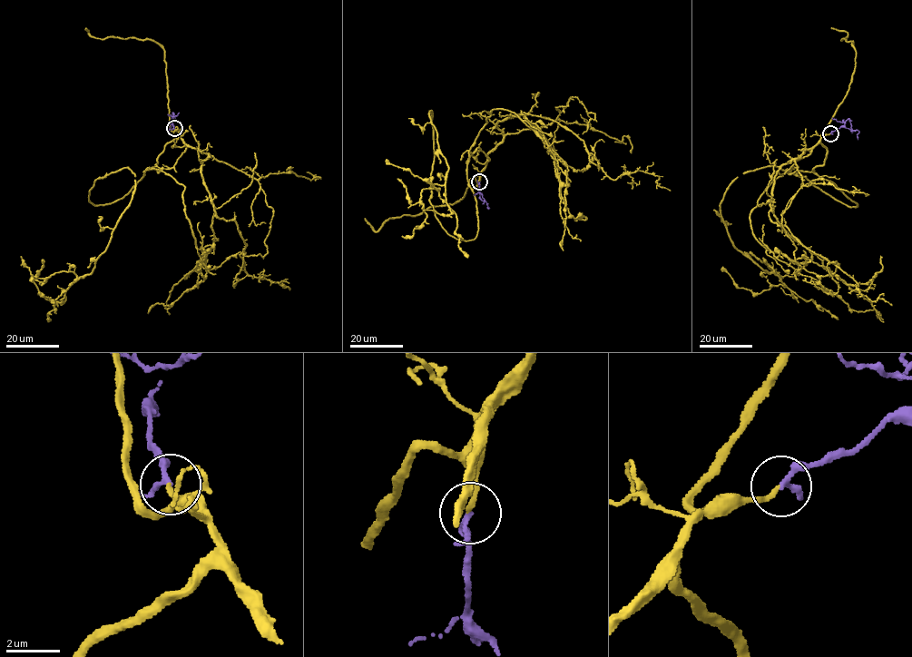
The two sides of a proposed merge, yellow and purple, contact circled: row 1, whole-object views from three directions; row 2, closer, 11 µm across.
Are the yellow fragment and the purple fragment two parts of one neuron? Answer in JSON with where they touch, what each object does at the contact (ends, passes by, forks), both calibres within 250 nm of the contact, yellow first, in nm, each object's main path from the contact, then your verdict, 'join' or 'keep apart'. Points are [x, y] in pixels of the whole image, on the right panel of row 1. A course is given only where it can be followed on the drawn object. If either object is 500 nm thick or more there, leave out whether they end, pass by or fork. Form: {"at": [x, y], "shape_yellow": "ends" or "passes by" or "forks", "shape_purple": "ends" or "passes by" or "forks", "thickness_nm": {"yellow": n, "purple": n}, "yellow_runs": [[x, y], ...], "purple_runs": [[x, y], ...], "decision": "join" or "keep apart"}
{"at": [830, 133], "shape_yellow": "ends", "shape_purple": "passes by", "thickness_nm": {"yellow": 160, "purple": 170}, "yellow_runs": [[830, 132], [812, 169], [858, 207], [749, 171], [722, 220], [786, 286], [754, 293], [722, 266]], "purple_runs": [[830, 132], [841, 127], [858, 130], [858, 139]], "decision": "join"}

